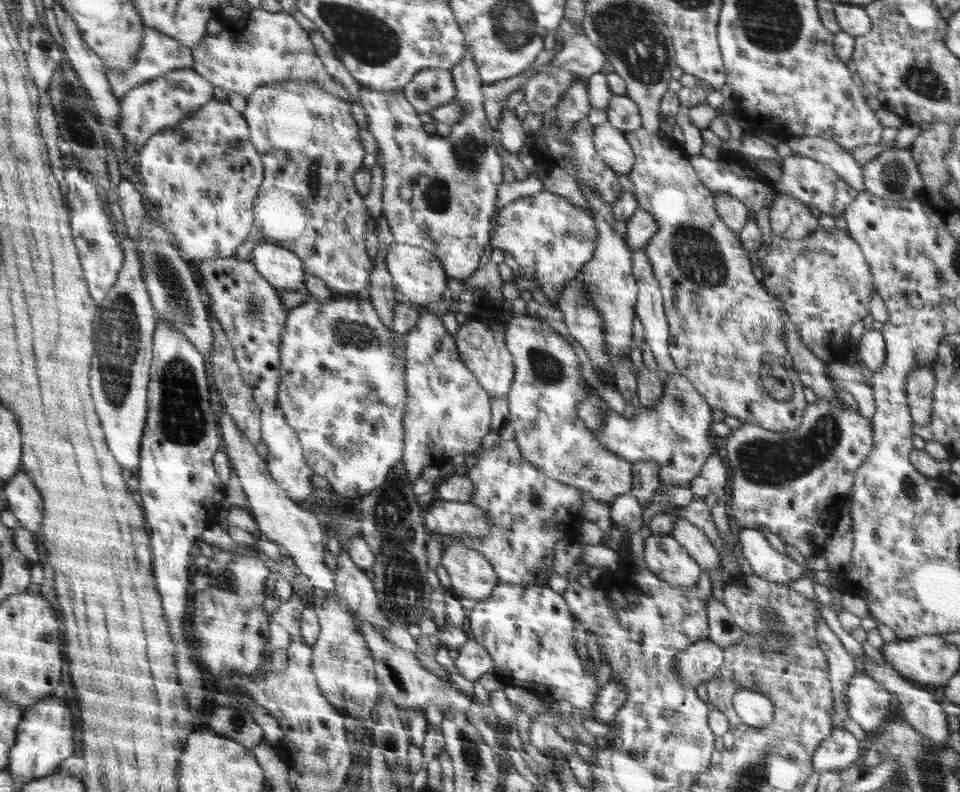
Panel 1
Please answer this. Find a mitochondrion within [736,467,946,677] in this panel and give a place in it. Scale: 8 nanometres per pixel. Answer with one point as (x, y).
(909, 489)

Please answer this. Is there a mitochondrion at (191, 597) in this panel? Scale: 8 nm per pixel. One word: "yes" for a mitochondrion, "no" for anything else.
no

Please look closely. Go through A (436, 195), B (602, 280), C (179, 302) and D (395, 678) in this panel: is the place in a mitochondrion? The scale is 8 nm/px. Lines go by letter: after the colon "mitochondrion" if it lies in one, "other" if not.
A: mitochondrion
B: mitochondrion
C: mitochondrion
D: other

